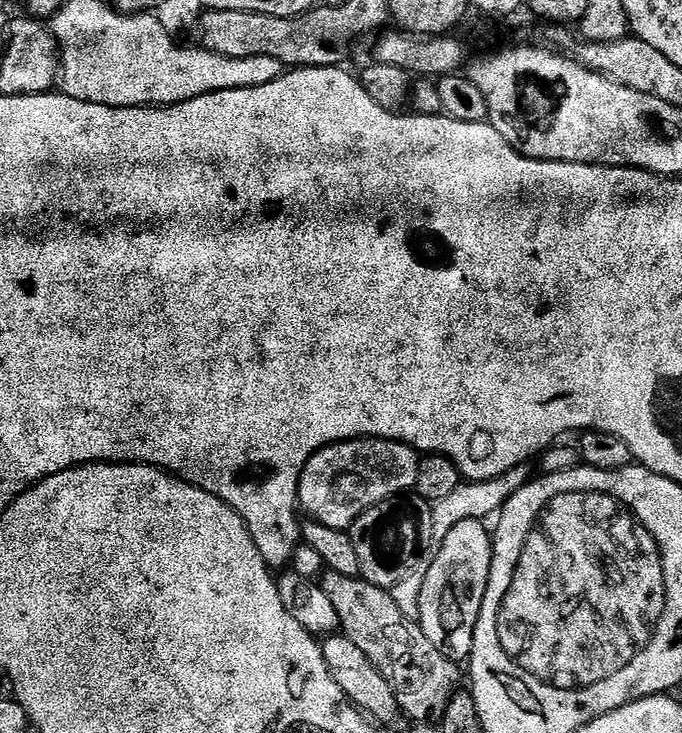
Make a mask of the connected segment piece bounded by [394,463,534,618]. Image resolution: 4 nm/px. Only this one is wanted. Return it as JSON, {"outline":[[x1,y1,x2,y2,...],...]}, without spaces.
{"outline":[[531,463,519,464,496,479,462,482,452,494,433,503,431,514,432,538,430,538,430,541,427,543,427,547,423,548,419,561,417,561,413,569,406,574,406,578,403,582,397,584,394,589,396,601,404,616,411,616,413,618,419,617,422,583,425,581,426,574,429,573,430,566,433,565,434,558,438,556,438,550,441,548,446,535,450,534,451,530,453,530,454,526,459,524,459,522,486,520,489,519,488,516,492,515,493,517,496,513,499,513,505,501,528,483,529,480,533,479,534,468,533,472,532,468,533,465]]}

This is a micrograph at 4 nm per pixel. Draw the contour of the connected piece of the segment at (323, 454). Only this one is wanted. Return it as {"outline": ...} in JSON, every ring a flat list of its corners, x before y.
{"outline":[[361,436,358,440,341,440,339,444,329,444,327,448,323,448,320,452,315,452,310,459,308,465,304,467,304,473,300,475,298,485,298,504,301,509,308,511,307,515,311,519,318,521,319,524,325,524,337,530,351,529,352,523,363,514,366,510,370,510,378,502,388,500,392,496,408,494,415,489,415,483,418,479,418,468,422,459,421,453,417,452,411,444,403,444,397,440,383,440,377,436]]}

